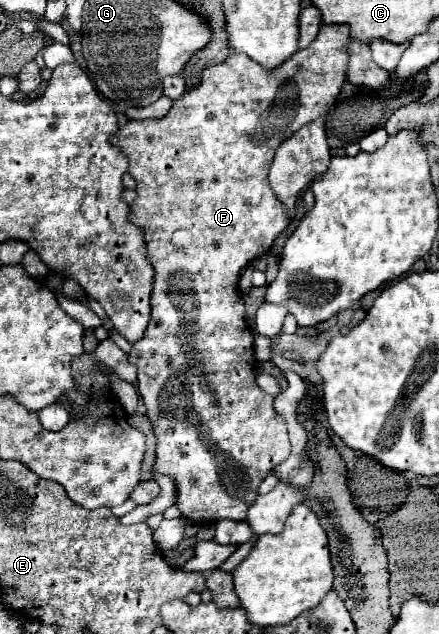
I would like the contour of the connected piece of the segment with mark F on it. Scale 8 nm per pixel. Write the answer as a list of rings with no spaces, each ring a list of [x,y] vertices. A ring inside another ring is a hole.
[[[321,23],[317,39],[309,47],[299,49],[289,61],[285,61],[281,67],[277,67],[273,71],[263,69],[261,65],[257,65],[255,61],[251,61],[243,53],[231,53],[223,63],[219,63],[215,67],[207,67],[203,71],[201,85],[193,91],[185,91],[183,97],[173,101],[173,107],[167,117],[163,117],[159,121],[129,121],[115,135],[115,145],[119,145],[123,149],[123,153],[127,153],[129,173],[137,181],[139,197],[131,205],[131,221],[145,231],[149,261],[155,267],[155,285],[153,285],[153,295],[151,295],[151,311],[153,311],[151,321],[147,325],[145,335],[137,343],[133,343],[133,349],[129,353],[129,361],[139,369],[139,381],[137,381],[139,393],[141,393],[141,399],[147,407],[147,417],[153,423],[153,431],[157,437],[157,459],[153,465],[153,473],[161,473],[161,475],[167,475],[173,479],[173,483],[177,487],[175,505],[179,507],[183,519],[189,519],[189,521],[195,521],[195,519],[197,521],[201,521],[201,519],[245,519],[251,503],[257,497],[257,487],[261,485],[261,481],[277,465],[281,465],[289,457],[291,445],[289,445],[289,437],[287,437],[287,427],[285,427],[283,417],[277,413],[277,409],[273,405],[275,397],[267,395],[255,381],[253,335],[245,323],[245,315],[243,315],[245,309],[243,309],[243,303],[239,301],[239,295],[237,295],[237,283],[239,283],[241,269],[249,261],[267,253],[269,247],[273,245],[275,237],[291,223],[287,209],[283,207],[283,201],[269,187],[267,173],[269,173],[275,149],[283,143],[283,139],[287,139],[291,133],[295,133],[297,127],[307,125],[307,123],[311,123],[311,119],[317,119],[319,115],[323,115],[335,103],[335,97],[339,95],[341,85],[347,75],[349,43],[351,43],[349,25]],[[273,115],[283,115],[283,129],[271,127]]]

